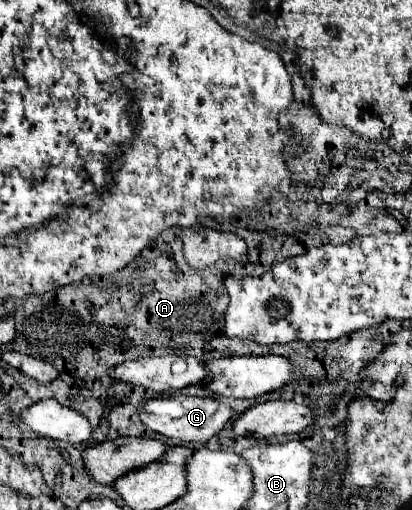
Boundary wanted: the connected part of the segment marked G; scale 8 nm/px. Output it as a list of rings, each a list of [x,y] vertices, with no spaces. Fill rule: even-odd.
[[[174,395],[174,397],[158,397],[150,399],[140,407],[140,419],[142,423],[158,431],[166,437],[180,439],[180,441],[194,441],[194,443],[206,443],[210,437],[218,435],[224,425],[232,419],[234,411],[230,405],[220,403],[210,397],[188,397],[188,395]]]

